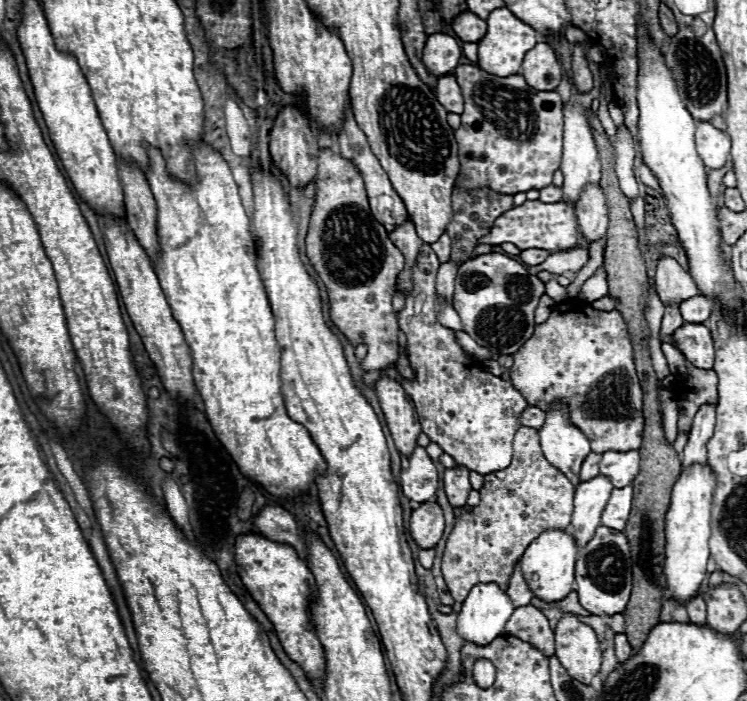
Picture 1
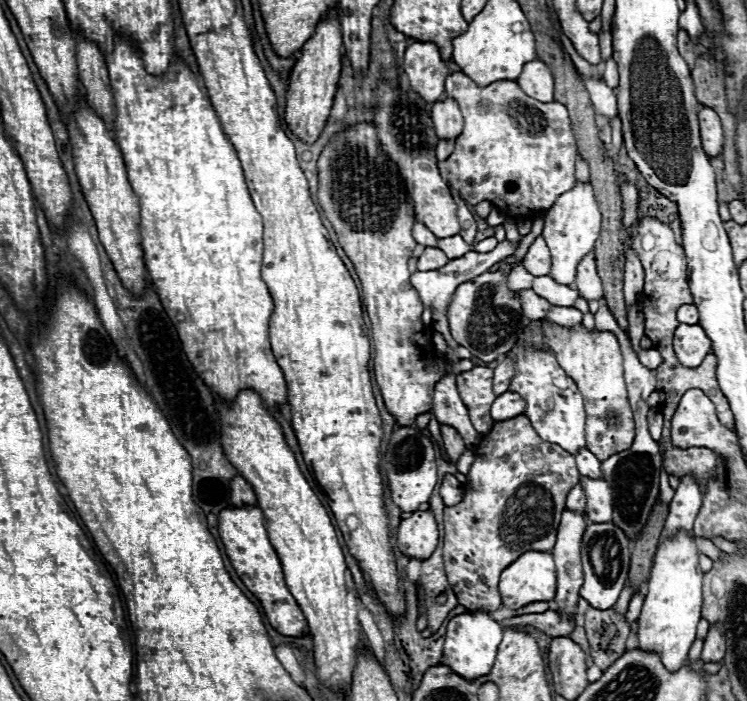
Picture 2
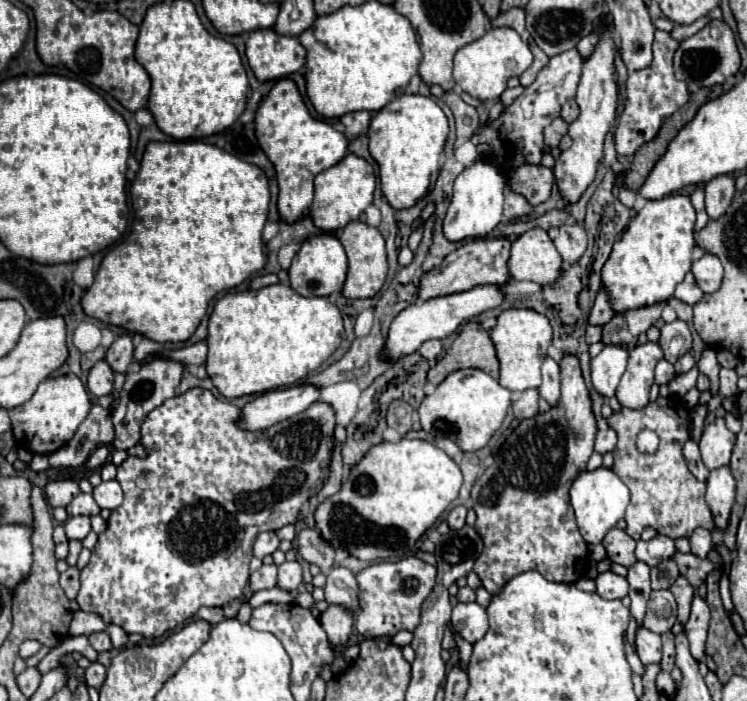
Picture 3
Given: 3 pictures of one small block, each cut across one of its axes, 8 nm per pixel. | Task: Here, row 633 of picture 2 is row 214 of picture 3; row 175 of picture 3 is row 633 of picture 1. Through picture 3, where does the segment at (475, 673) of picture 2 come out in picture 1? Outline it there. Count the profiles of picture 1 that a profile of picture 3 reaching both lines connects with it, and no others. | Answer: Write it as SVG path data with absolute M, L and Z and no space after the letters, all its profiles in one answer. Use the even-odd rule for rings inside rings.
M476 584L458 614L458 632L466 642L490 644L504 634L514 608L506 590L498 584Z

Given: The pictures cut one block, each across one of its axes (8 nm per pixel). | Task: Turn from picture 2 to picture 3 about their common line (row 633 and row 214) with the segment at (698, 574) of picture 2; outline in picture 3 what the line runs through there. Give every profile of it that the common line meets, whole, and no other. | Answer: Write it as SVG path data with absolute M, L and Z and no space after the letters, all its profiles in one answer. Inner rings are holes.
M668 194L666 198L646 202L646 206L630 220L628 228L616 238L612 254L602 268L602 284L610 292L614 312L672 298L674 288L690 272L694 224L696 210L686 194Z

